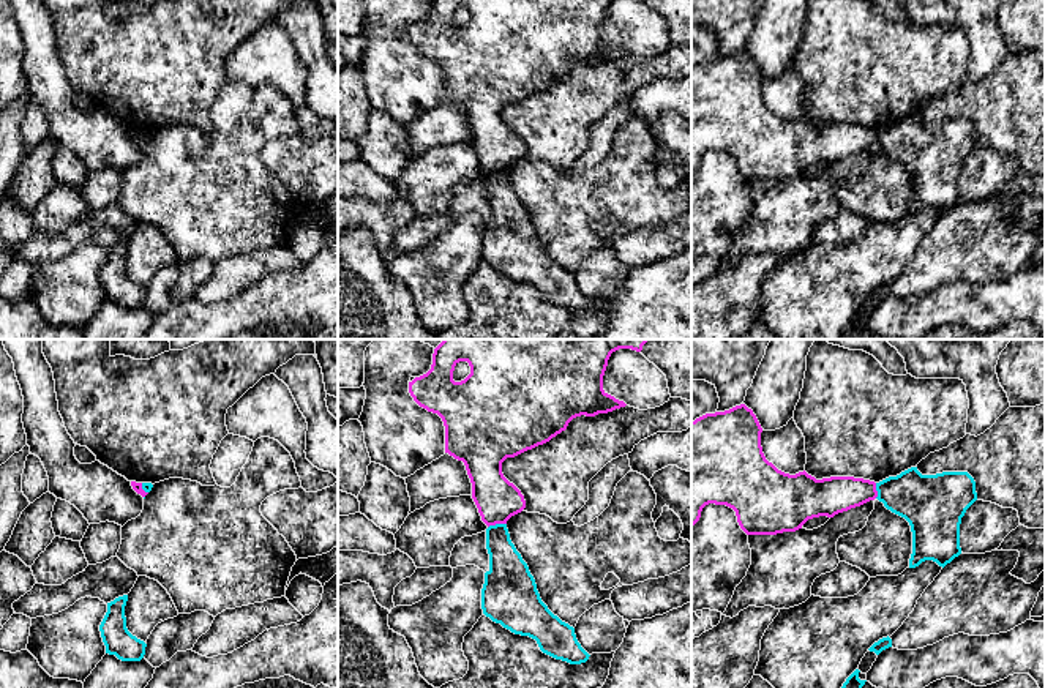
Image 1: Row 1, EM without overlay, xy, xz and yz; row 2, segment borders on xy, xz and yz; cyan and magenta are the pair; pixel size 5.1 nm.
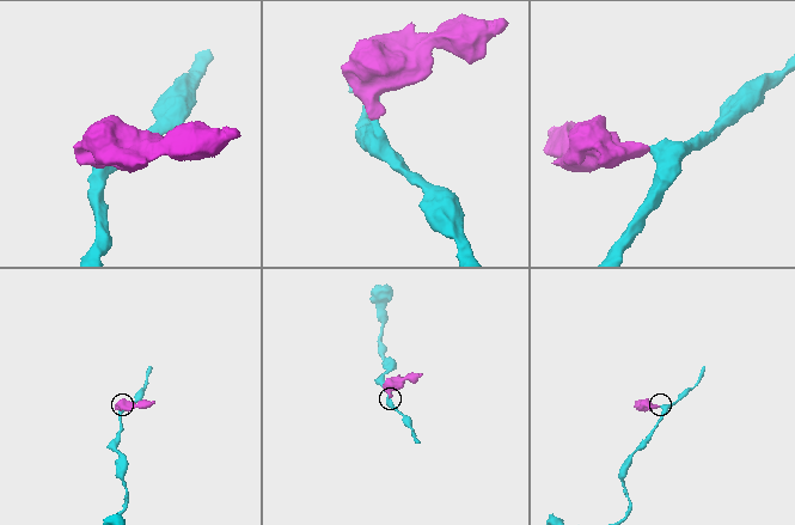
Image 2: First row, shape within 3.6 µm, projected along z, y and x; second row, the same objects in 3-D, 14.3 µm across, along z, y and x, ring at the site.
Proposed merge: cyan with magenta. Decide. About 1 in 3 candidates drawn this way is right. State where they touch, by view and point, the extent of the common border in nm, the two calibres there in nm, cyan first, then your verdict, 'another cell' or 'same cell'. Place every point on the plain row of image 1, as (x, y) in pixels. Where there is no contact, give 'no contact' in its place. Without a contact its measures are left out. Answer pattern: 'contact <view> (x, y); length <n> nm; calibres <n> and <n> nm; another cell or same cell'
contact xz (496, 171); length 100 nm; calibres 190 and 220 nm; another cell

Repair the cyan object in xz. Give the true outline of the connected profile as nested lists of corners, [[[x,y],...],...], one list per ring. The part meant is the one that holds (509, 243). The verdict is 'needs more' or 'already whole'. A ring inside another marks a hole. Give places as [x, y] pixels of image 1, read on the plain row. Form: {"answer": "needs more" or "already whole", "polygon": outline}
{"answer": "already whole", "polygon": [[[496,170],[486,175],[486,196],[489,200],[489,216],[485,219],[481,235],[483,260],[515,281],[535,286],[540,297],[556,306],[570,311],[586,309],[590,301],[578,289],[575,275],[554,262],[541,248],[527,210],[510,186],[507,170]]]}

